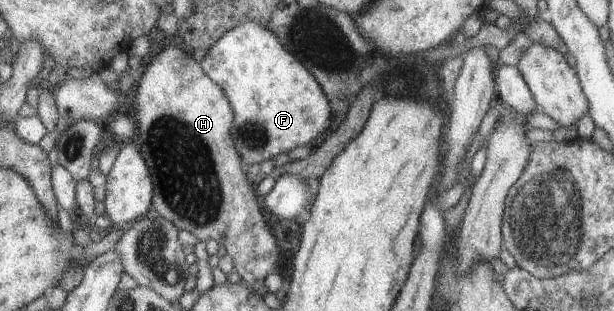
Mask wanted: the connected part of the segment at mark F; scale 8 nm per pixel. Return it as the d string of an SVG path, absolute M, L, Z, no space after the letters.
M247 21L225 31L221 38L207 48L207 54L198 64L207 78L221 88L231 106L233 120L229 128L229 140L241 156L241 166L262 163L276 154L293 150L296 146L314 145L325 136L324 133L331 124L330 102L319 90L313 76L301 66L301 62L293 58L281 46L281 42L275 40L275 34L271 34L264 26Z

